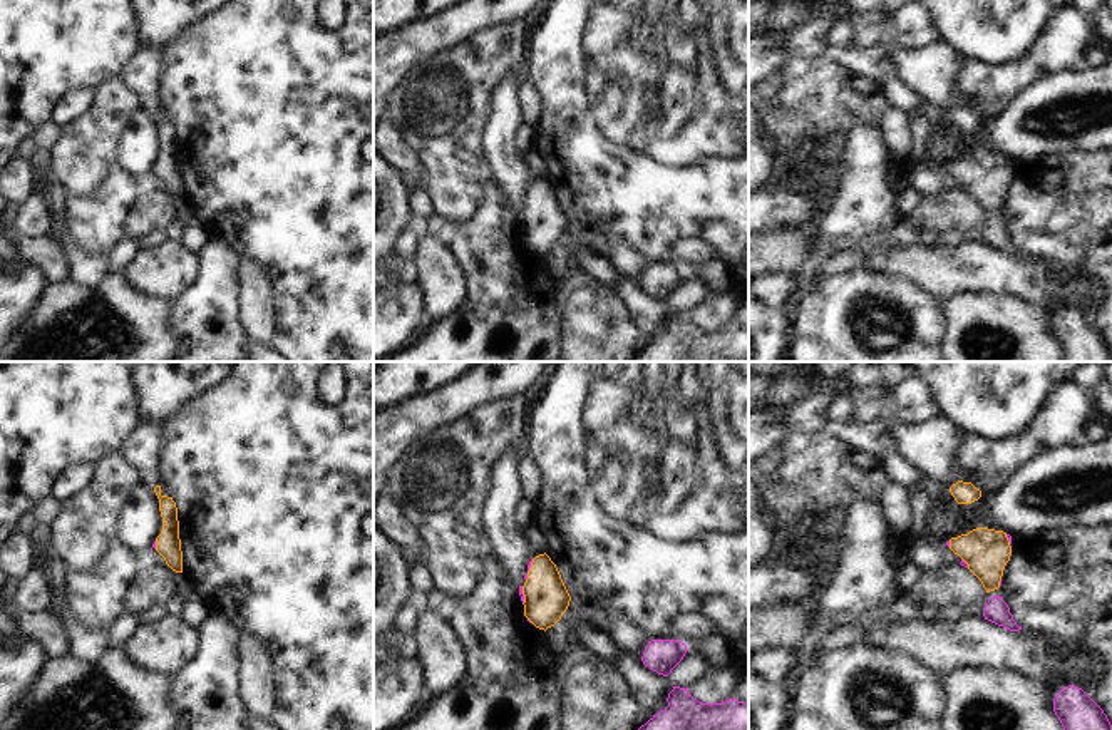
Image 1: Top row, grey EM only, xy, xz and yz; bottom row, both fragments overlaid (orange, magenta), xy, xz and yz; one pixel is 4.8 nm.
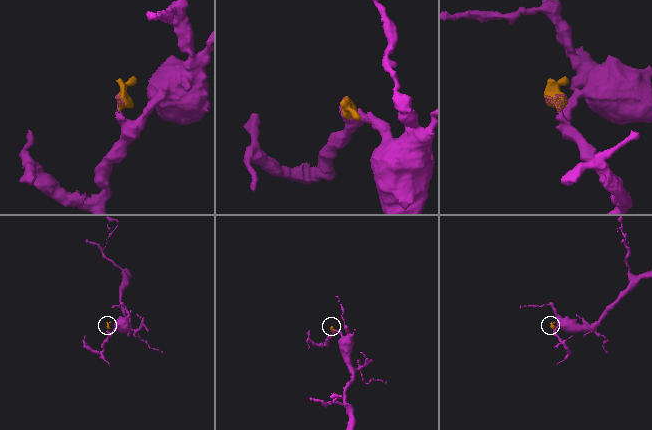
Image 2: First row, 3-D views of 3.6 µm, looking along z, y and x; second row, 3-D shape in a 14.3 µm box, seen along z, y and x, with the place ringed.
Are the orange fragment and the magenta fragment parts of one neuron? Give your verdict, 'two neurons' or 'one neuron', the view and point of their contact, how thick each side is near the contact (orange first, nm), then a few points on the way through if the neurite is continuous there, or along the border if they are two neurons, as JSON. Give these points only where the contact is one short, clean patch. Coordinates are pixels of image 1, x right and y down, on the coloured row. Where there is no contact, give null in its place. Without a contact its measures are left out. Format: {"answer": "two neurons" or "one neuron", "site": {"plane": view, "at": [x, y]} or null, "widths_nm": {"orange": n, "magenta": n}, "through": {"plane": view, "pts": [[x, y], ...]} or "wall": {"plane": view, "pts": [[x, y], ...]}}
{"answer": "one neuron", "site": {"plane": "xz", "at": [530, 570]}, "widths_nm": {"orange": 220, "magenta": 20}, "through": {"plane": "xz", "pts": [[546, 598], [543, 583], [530, 570], [533, 558]]}}

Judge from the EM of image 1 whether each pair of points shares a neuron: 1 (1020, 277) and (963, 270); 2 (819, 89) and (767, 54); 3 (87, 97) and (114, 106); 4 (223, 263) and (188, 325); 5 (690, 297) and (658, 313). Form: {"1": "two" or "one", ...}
{"1": "one", "2": "two", "3": "two", "4": "one", "5": "one"}

